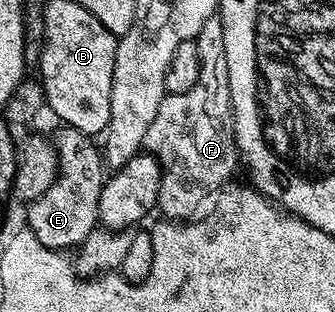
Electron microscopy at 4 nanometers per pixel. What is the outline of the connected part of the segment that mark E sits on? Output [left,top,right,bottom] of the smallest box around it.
[25,125,104,252]

